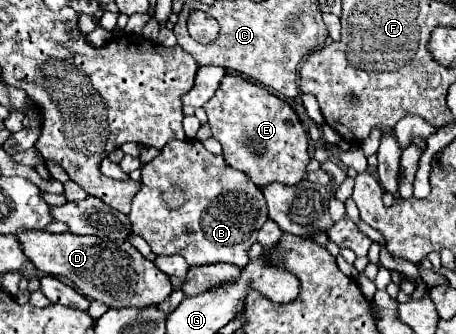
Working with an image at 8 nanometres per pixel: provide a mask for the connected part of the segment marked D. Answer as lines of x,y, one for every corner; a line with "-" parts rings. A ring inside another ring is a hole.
20,229
16,239
38,271
70,279
90,301
96,299
108,307
160,305
172,293
170,279
128,241
104,241
104,237
82,237
74,233
54,235
42,229

